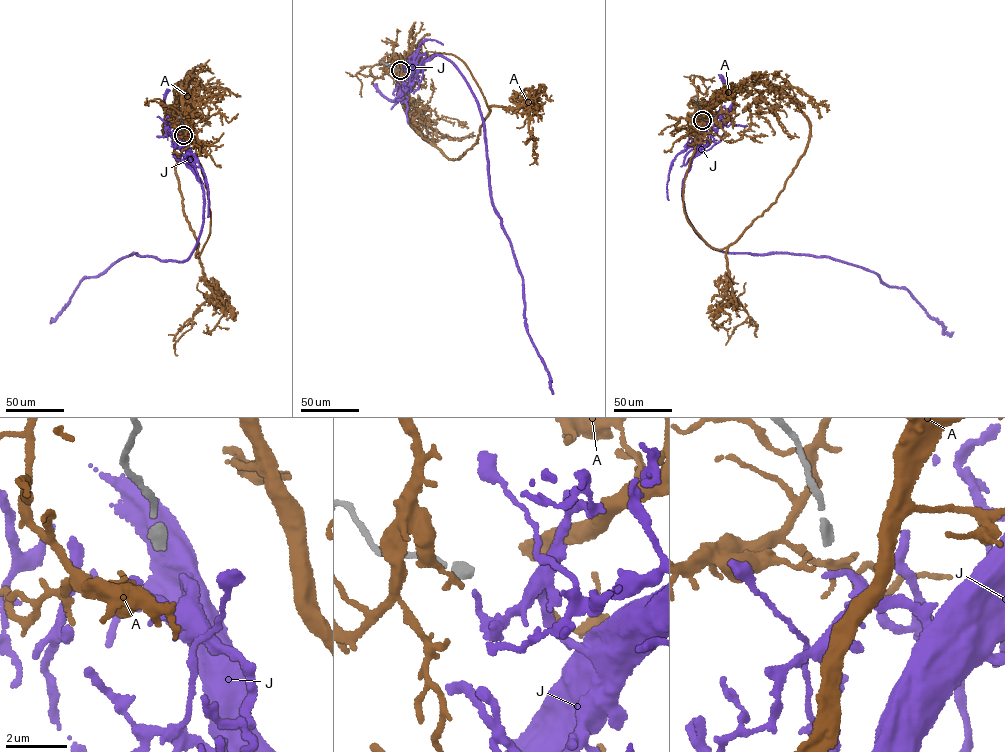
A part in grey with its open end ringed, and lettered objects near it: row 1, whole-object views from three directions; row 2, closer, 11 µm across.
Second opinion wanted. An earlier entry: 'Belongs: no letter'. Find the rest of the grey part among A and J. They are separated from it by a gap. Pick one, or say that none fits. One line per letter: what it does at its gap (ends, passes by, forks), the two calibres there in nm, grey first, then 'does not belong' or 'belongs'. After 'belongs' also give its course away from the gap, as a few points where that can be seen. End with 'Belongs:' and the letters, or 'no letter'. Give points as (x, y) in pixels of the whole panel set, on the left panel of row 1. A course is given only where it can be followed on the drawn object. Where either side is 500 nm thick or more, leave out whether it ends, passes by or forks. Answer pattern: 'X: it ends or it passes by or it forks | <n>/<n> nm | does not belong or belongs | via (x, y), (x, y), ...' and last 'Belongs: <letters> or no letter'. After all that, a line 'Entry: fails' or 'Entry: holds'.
A: it ends | 340/190 nm | does not belong
J: it ends | 340/200 nm | does not belong
Belongs: no letter
Entry: holds

